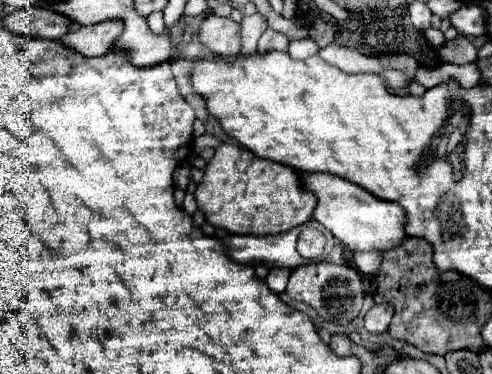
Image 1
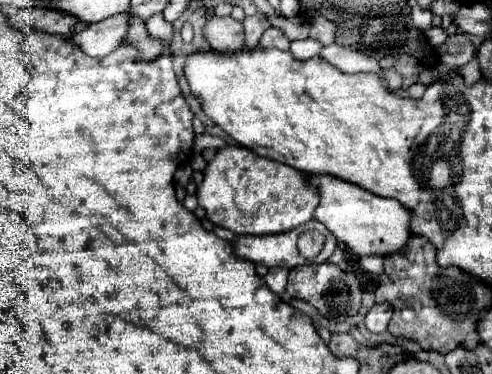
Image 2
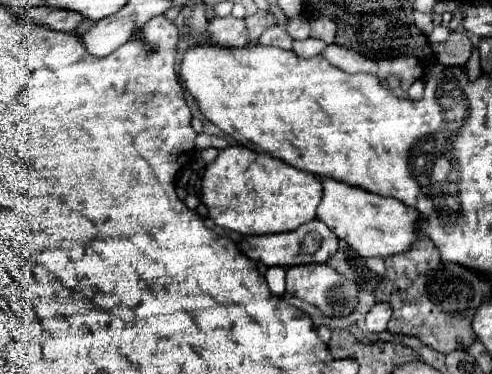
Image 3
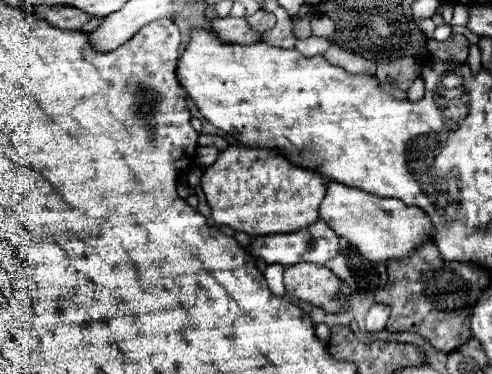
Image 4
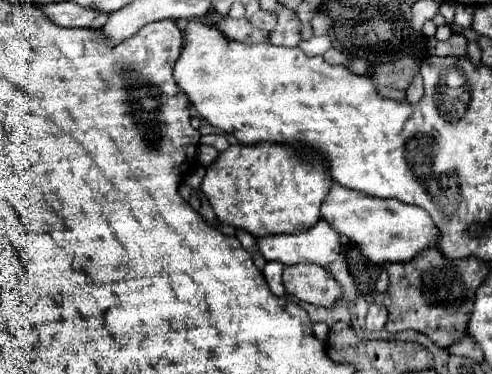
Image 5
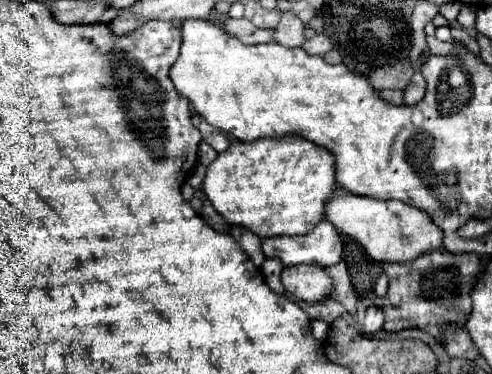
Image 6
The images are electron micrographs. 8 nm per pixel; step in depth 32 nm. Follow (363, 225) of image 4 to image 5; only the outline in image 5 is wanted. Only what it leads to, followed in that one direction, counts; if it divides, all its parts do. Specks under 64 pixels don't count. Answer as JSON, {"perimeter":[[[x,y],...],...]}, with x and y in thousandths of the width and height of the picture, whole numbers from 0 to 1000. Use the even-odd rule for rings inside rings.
{"perimeter":[[[675,492],[675,508],[654,545],[654,583],[667,588],[667,599],[675,599],[687,626],[699,626],[720,652],[728,652],[736,679],[760,706],[829,701],[858,668],[890,658],[894,642],[894,615],[882,604],[866,561],[821,545],[813,535],[772,535],[740,524],[691,492]]]}

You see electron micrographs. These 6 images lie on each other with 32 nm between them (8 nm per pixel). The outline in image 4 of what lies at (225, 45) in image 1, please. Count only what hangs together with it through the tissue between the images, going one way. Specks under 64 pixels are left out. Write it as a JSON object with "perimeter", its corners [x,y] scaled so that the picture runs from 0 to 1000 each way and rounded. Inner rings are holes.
{"perimeter":[[[439,48],[427,64],[427,80],[435,80],[455,112],[476,118],[516,118],[533,107],[533,91],[516,86],[500,48]]]}

